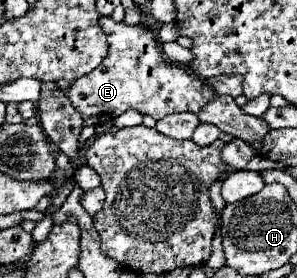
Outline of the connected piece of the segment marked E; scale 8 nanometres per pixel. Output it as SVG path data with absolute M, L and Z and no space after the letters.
M101 18L99 24L107 34L109 56L91 74L73 80L67 90L67 98L83 116L85 126L111 122L127 110L149 114L155 120L173 112L197 114L209 100L215 98L215 92L205 86L199 76L185 68L167 64L167 58L163 60L155 32L143 24L129 26L125 22L115 22L113 18Z

